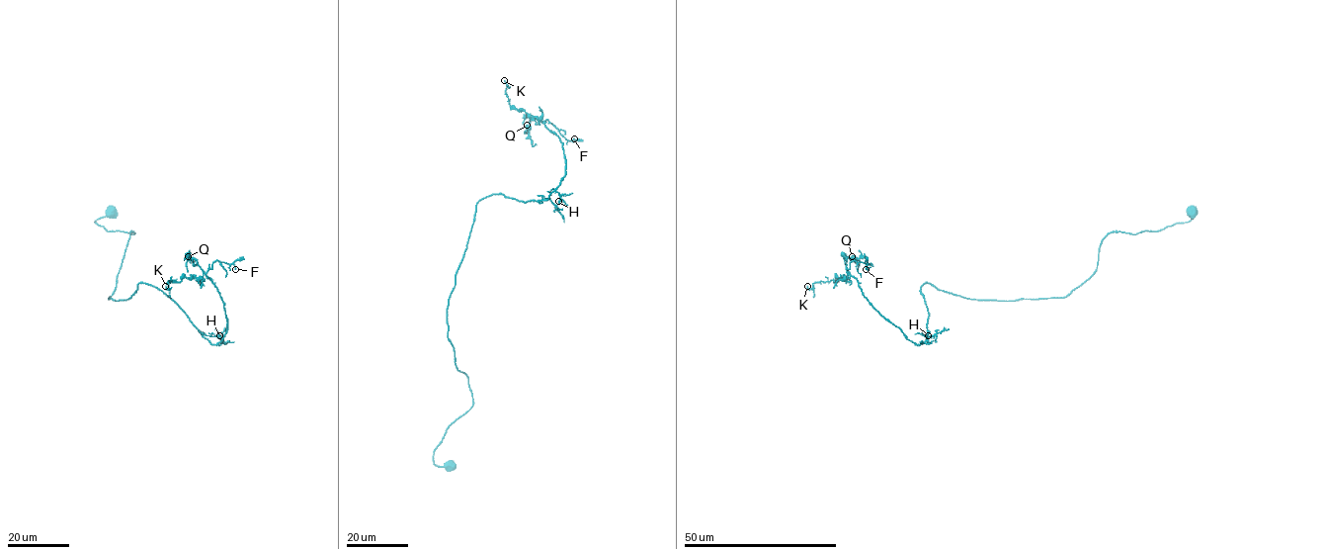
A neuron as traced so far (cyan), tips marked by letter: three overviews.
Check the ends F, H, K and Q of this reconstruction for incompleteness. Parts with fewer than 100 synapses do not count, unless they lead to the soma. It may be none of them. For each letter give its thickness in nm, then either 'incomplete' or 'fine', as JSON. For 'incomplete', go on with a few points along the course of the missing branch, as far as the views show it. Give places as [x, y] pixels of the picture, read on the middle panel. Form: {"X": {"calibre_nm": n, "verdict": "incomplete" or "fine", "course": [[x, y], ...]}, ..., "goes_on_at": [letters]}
{"F": {"calibre_nm": 170, "verdict": "fine"}, "H": {"calibre_nm": 150, "verdict": "fine"}, "K": {"calibre_nm": 170, "verdict": "fine"}, "Q": {"calibre_nm": 170, "verdict": "fine"}, "goes_on_at": []}

